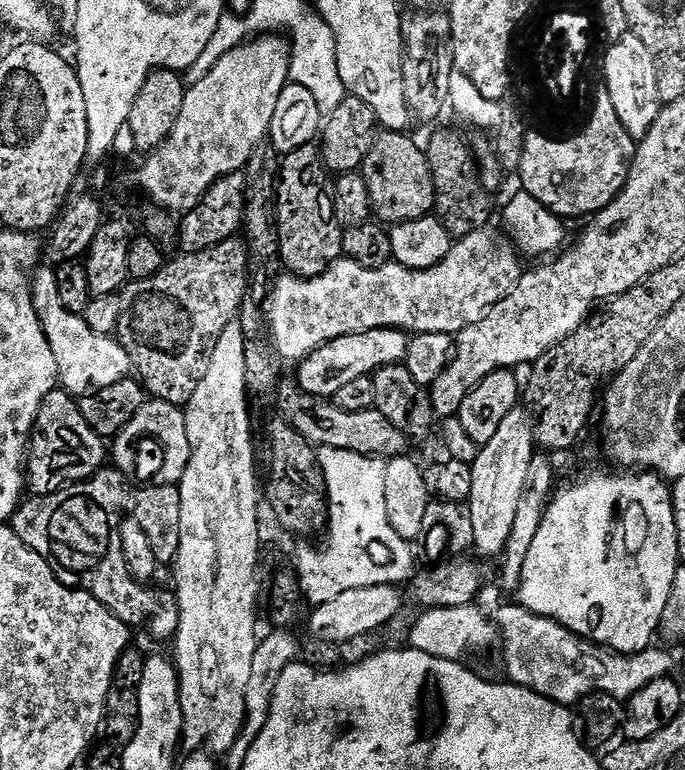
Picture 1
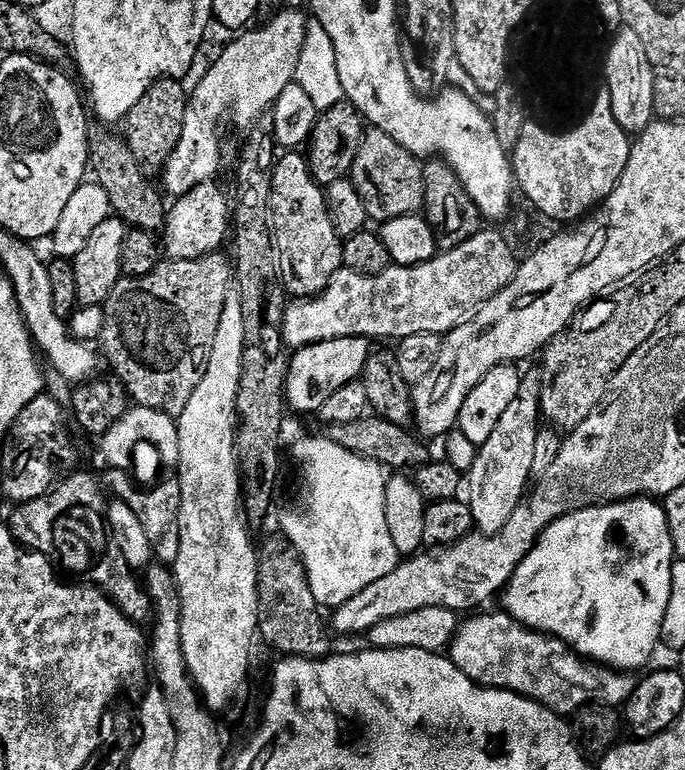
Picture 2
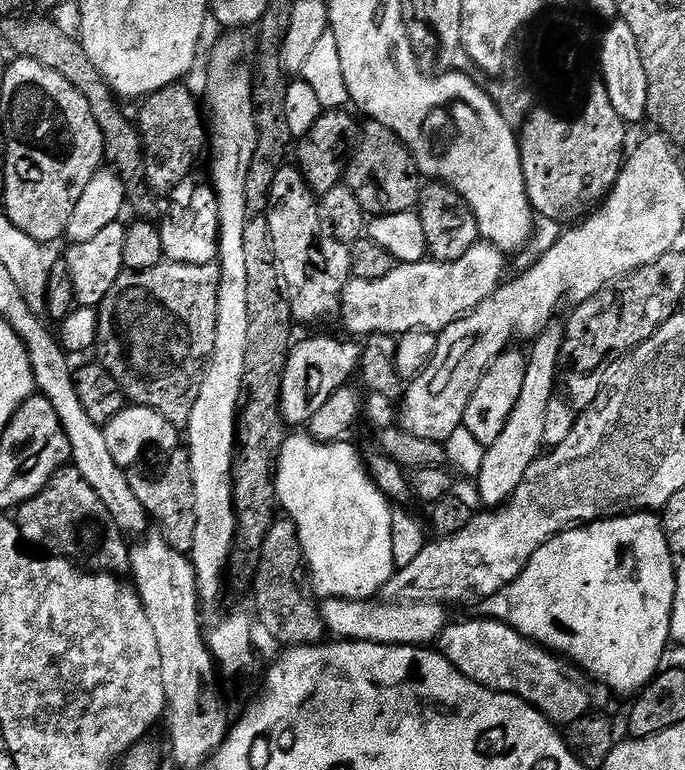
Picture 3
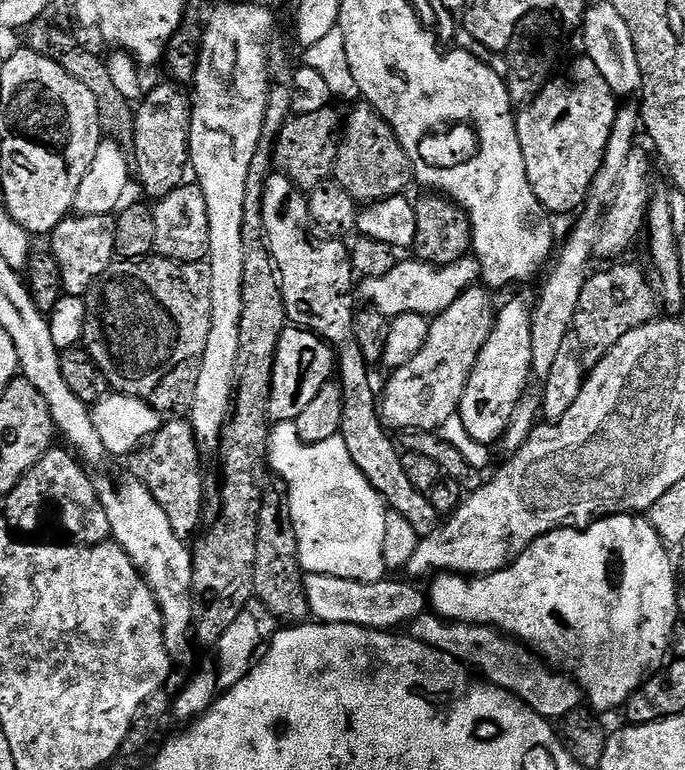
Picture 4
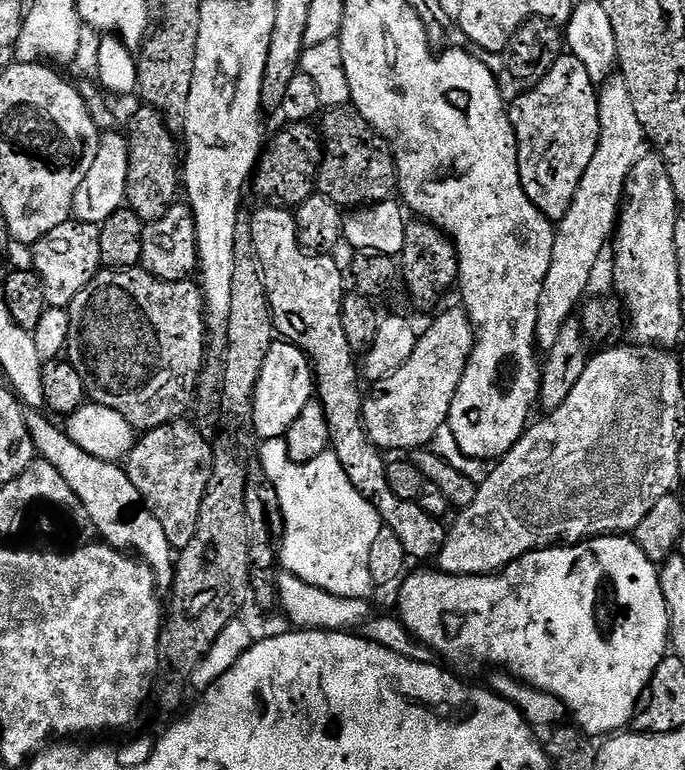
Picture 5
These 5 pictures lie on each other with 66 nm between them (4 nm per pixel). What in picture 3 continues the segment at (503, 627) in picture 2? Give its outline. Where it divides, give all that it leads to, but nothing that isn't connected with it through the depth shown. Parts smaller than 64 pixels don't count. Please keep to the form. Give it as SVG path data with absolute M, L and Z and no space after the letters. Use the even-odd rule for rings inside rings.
M483 618L484 620L460 620L457 624L449 623L441 632L438 651L466 678L488 688L491 692L505 692L511 696L522 694L524 700L524 640L518 630L514 630L501 620Z

